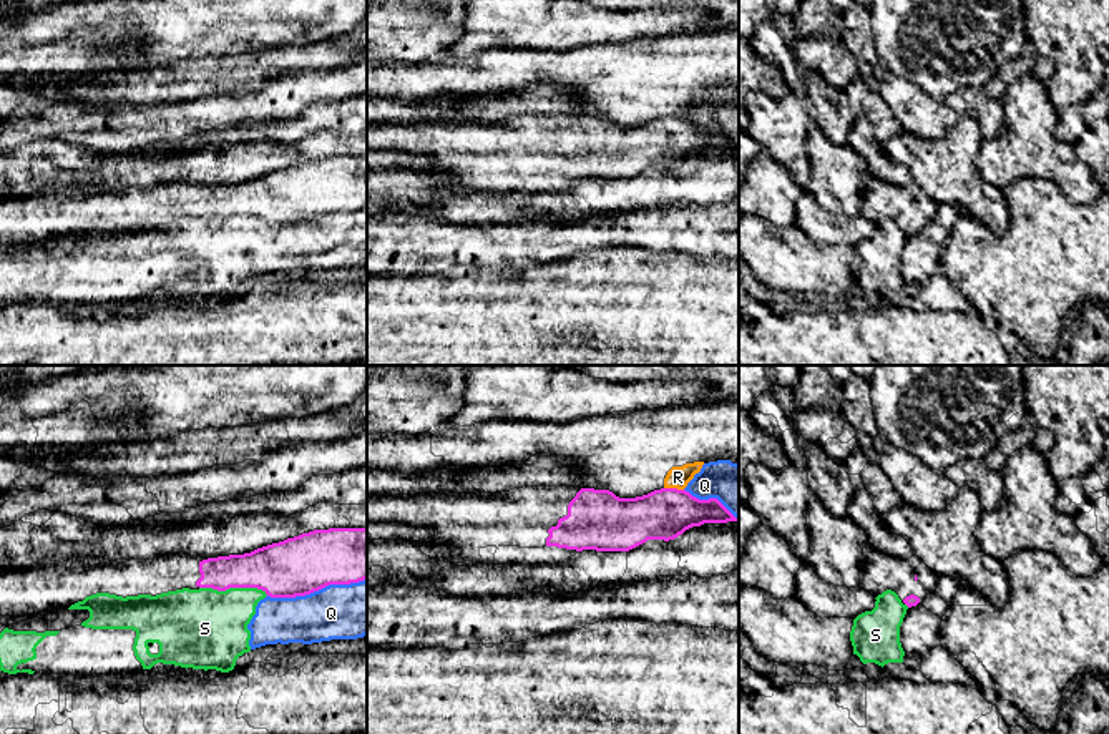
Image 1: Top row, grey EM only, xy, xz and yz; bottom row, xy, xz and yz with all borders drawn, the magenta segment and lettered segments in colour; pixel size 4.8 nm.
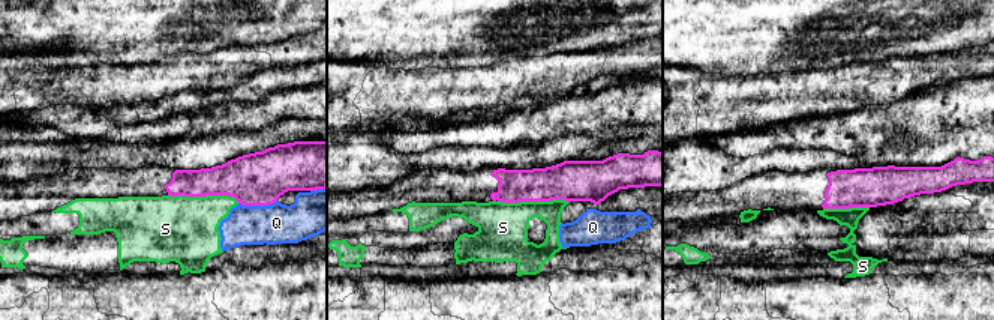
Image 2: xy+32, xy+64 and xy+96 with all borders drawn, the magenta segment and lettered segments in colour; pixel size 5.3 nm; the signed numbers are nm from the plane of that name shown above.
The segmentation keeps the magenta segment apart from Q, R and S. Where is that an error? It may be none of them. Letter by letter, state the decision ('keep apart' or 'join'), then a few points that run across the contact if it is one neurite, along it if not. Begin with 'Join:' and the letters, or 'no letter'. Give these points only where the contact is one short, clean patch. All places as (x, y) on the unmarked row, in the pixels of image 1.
Join: no letter
Q: keep apart
R: keep apart; line xz (664, 115), (683, 118)
S: keep apart

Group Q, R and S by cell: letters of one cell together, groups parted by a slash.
Q R S

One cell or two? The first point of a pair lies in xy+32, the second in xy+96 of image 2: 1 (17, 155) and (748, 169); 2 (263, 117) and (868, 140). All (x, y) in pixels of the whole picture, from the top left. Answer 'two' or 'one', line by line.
1: one
2: one

